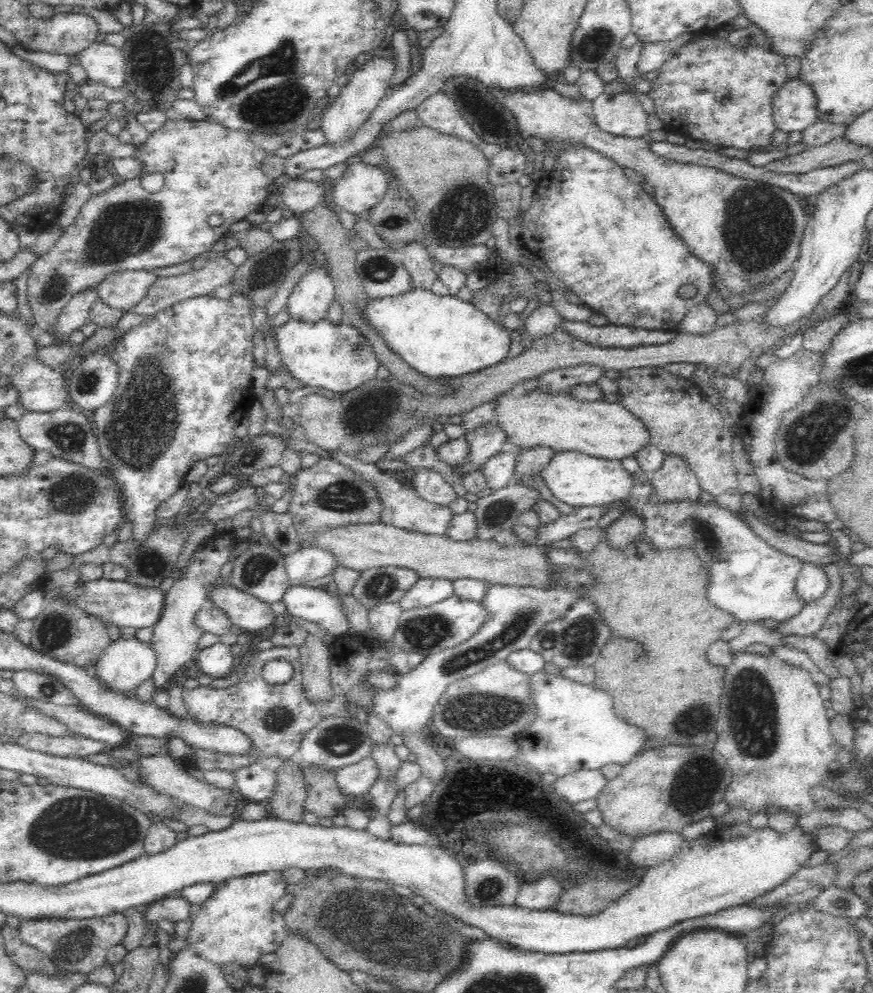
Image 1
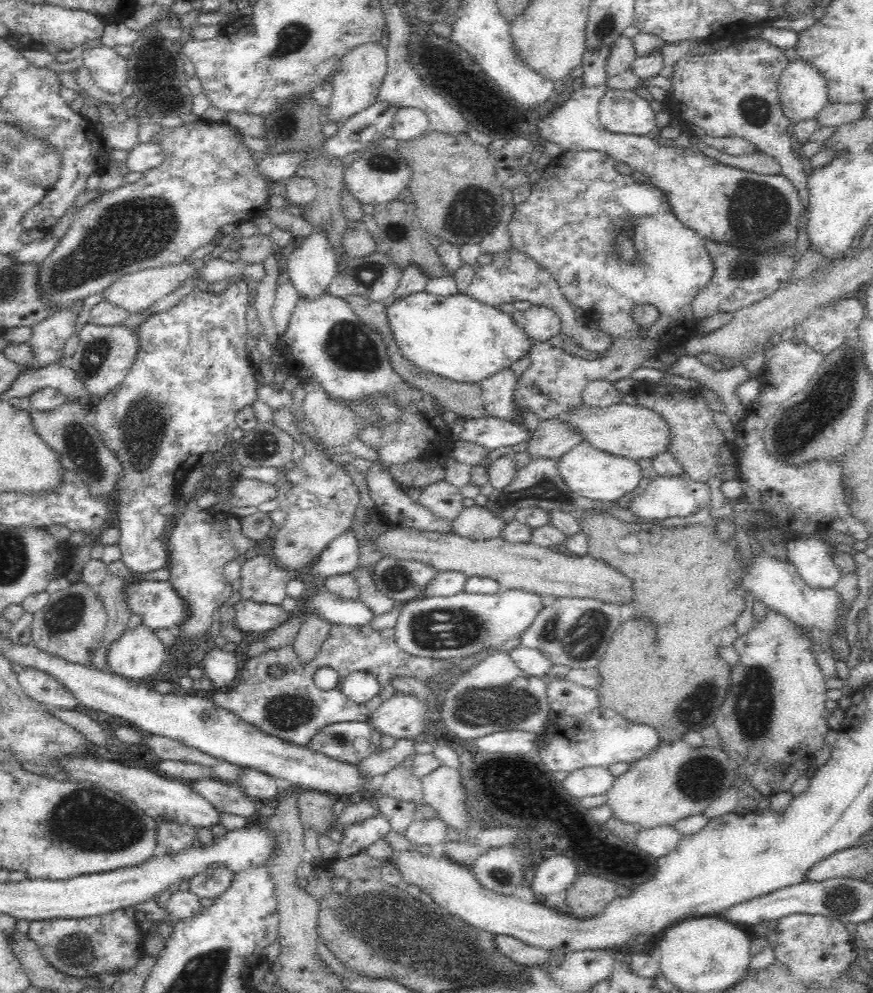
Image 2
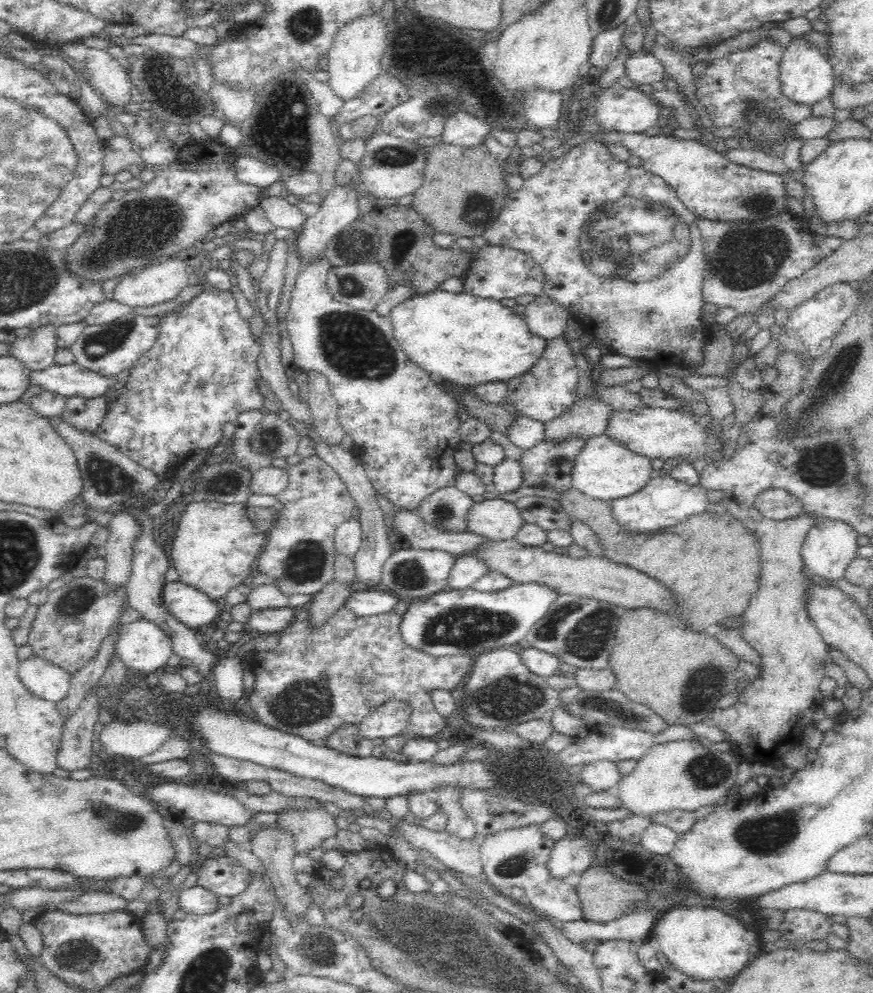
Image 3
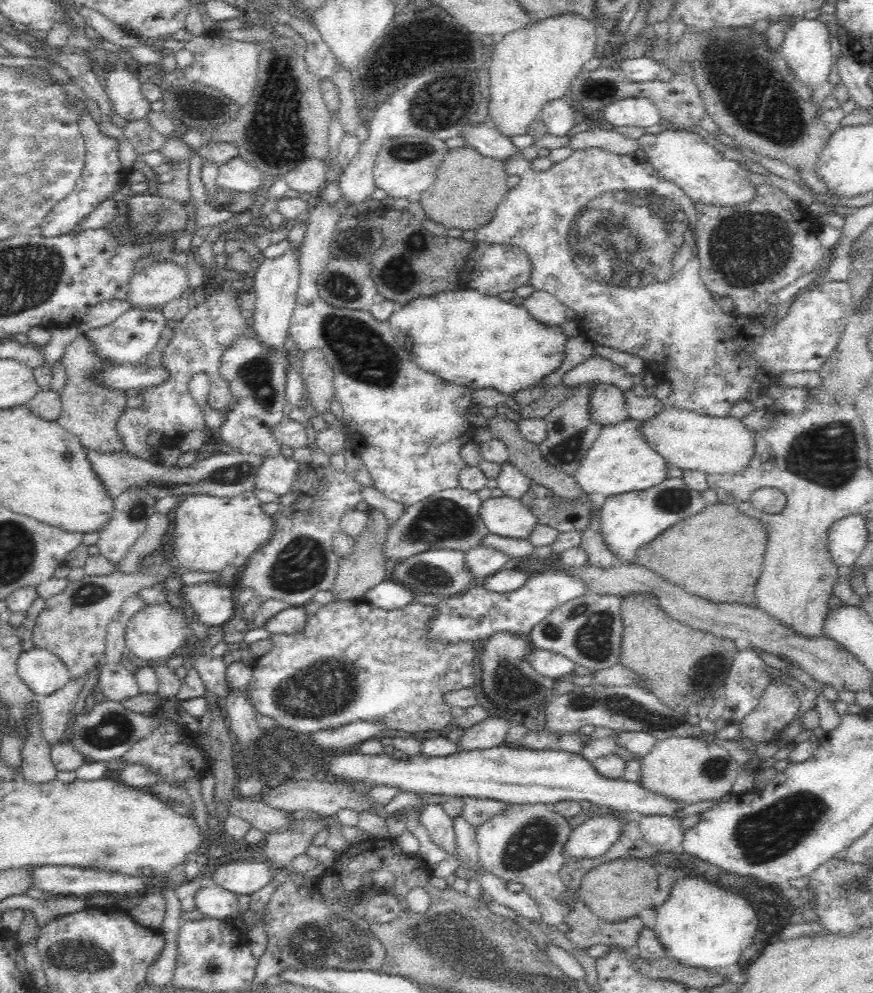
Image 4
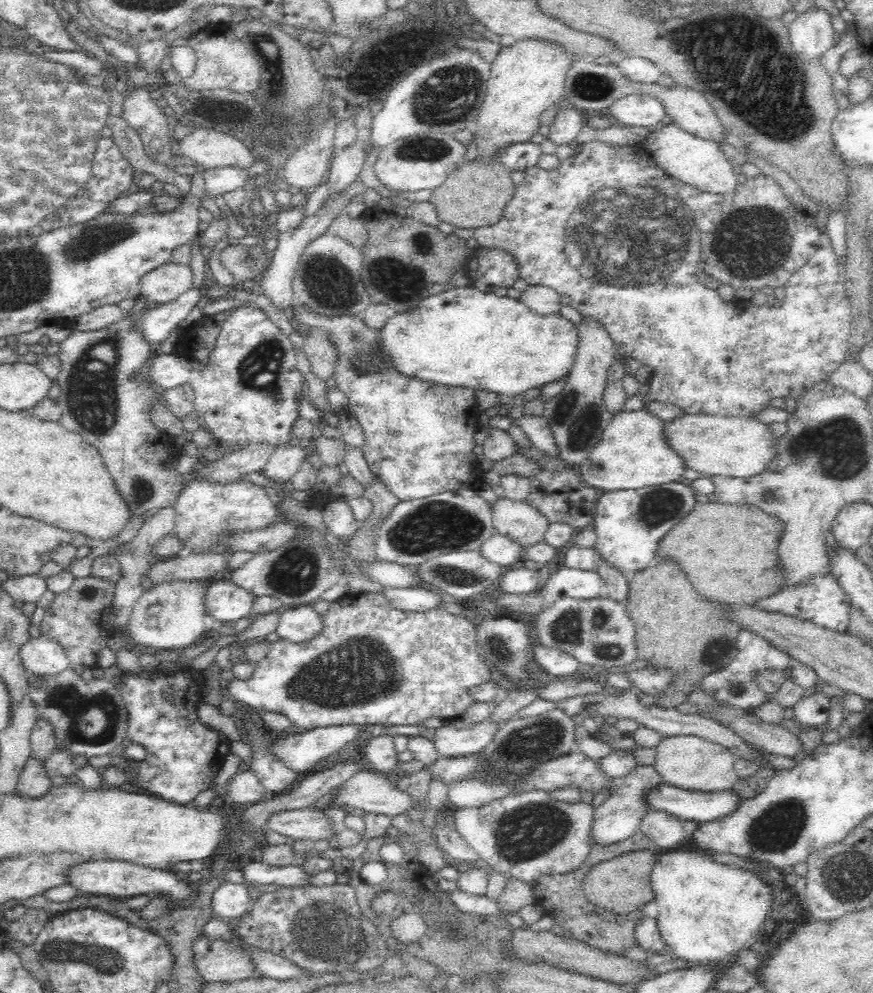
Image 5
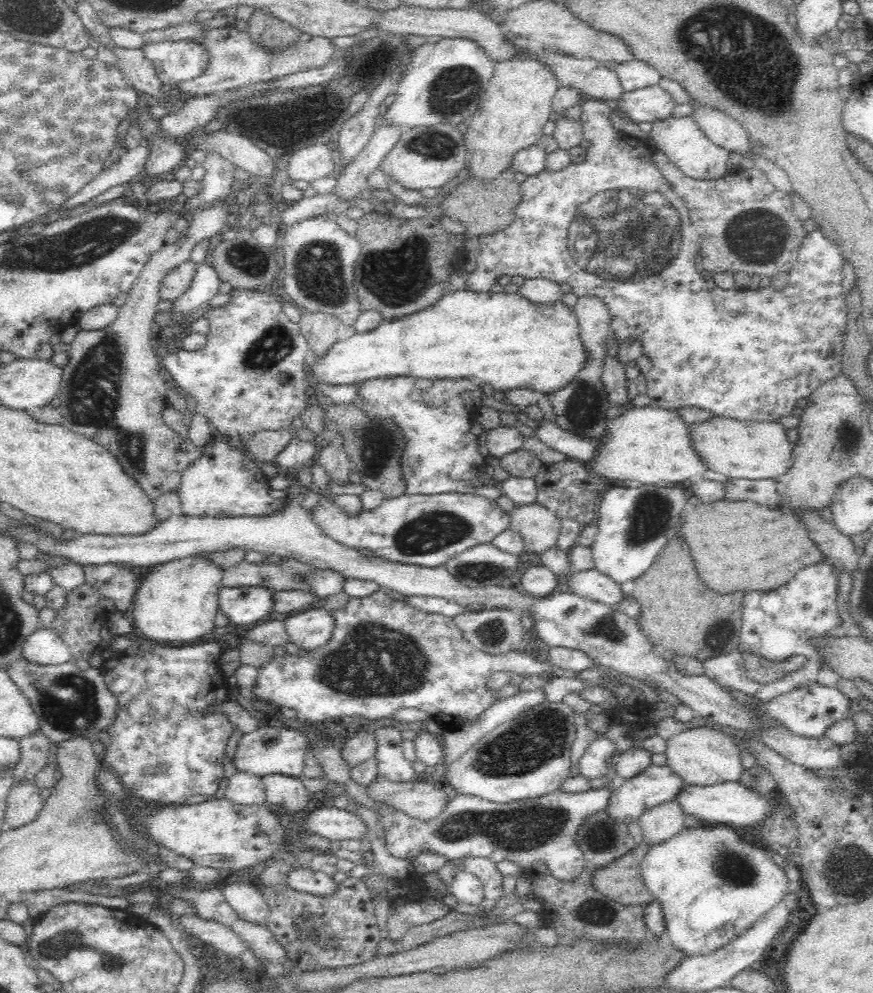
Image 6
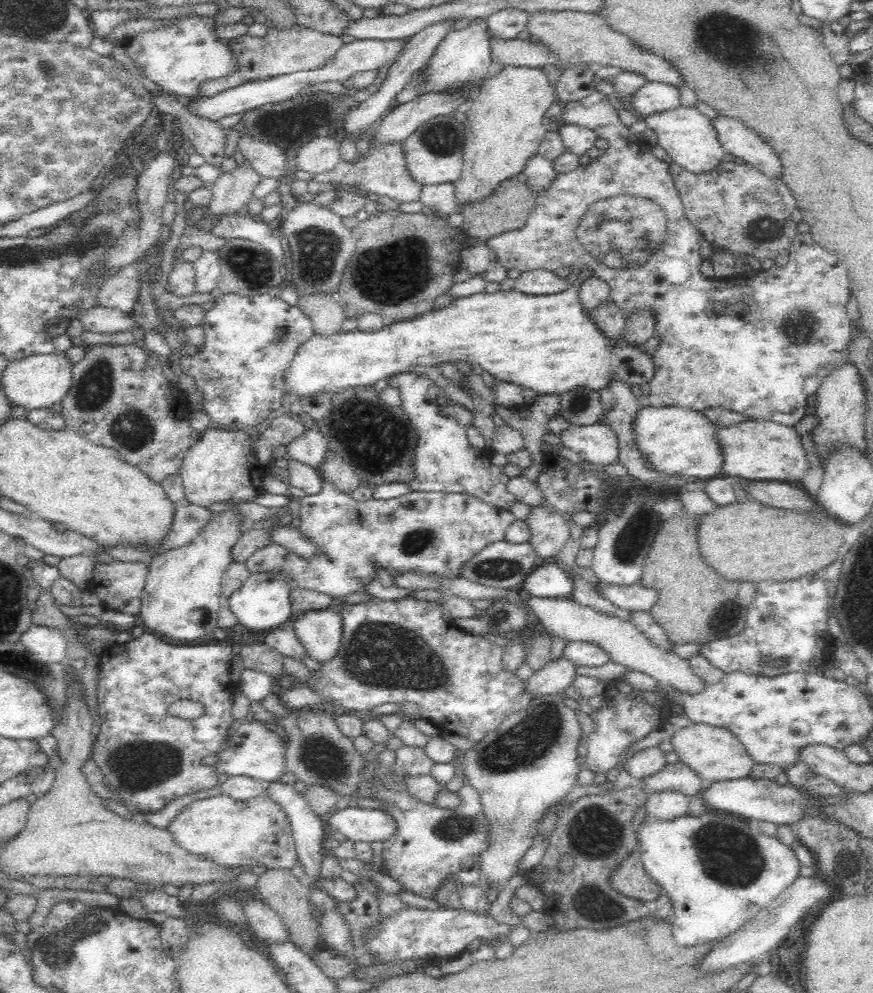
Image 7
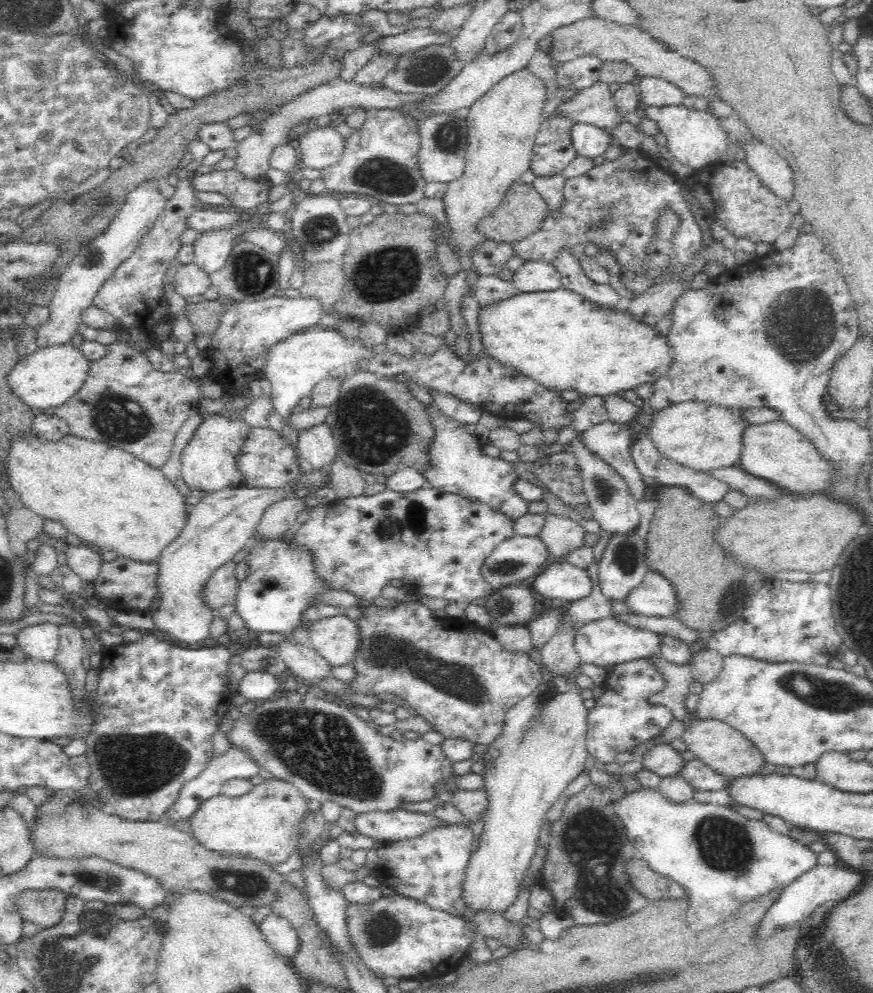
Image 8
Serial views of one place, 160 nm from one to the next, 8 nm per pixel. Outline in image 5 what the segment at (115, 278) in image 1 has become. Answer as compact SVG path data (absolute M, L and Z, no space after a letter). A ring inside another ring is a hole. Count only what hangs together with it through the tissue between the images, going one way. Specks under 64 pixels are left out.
M173 261L144 274L137 286L152 302L164 304L178 298L192 286L192 269Z

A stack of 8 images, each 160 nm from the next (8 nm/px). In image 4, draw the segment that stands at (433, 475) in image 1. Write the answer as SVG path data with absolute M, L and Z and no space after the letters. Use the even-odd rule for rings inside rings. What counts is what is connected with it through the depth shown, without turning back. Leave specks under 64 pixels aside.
M460 487L436 492L436 494L424 500L405 506L397 516L397 519L389 525L384 542L386 558L400 564L404 563L404 560L420 555L421 552L428 551L429 549L457 549L466 553L484 545L491 533L486 523L484 523L483 516L480 514L480 506L482 506L482 500L476 495L476 492Z

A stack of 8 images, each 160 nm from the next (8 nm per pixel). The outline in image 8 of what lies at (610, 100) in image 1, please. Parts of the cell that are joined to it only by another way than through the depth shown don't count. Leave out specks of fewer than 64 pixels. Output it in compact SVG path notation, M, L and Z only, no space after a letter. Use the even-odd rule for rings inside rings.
M658 76L637 78L642 102L647 106L678 106L685 95L672 82Z

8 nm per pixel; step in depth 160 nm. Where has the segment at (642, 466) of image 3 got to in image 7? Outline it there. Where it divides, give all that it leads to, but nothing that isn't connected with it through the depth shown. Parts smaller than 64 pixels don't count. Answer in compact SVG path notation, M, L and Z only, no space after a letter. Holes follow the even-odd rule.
M680 405L675 407L645 406L638 410L634 427L636 427L636 437L638 437L638 447L650 459L650 465L656 467L658 471L710 478L723 475L724 447L718 439L718 430L722 426L710 421L710 417L704 411L684 408Z

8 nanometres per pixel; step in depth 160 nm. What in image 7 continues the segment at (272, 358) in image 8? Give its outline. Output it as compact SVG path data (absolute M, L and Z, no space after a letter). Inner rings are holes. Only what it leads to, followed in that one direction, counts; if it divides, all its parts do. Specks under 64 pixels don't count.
M576 284L562 292L533 295L514 289L492 294L482 292L454 300L450 305L424 313L414 320L396 322L384 326L380 332L362 332L357 328L350 332L334 332L330 336L314 334L293 352L291 361L281 374L285 394L310 396L315 392L331 394L356 385L376 384L391 374L404 373L412 366L440 366L453 362L479 365L496 379L520 384L537 394L562 394L574 390L600 392L612 382L628 386L646 384L654 378L654 359L642 345L631 344L627 338L610 338L596 324L584 303L576 294Z

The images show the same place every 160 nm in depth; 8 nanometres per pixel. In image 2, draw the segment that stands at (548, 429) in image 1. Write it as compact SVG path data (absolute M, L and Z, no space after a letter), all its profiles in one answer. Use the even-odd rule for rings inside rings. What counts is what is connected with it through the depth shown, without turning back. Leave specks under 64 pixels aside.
M620 403L604 408L581 405L574 410L568 410L566 415L564 419L576 425L578 431L584 433L584 440L590 441L597 449L637 461L642 458L653 459L662 452L668 452L672 440L676 437L662 413L642 405Z

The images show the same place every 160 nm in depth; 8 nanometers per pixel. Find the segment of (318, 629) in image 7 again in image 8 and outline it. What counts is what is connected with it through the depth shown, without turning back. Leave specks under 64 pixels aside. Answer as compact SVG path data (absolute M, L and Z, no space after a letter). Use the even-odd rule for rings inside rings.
M346 614L319 619L308 628L307 644L316 649L332 667L351 665L352 660L356 658L356 652L360 650L360 644L362 644L360 625L356 618L346 616Z

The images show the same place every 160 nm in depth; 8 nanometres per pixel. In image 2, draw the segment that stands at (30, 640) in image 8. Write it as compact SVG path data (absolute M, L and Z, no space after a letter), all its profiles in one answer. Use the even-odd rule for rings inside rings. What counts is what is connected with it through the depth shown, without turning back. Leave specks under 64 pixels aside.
M28 665L18 674L19 684L29 697L51 708L72 709L78 700L56 676Z

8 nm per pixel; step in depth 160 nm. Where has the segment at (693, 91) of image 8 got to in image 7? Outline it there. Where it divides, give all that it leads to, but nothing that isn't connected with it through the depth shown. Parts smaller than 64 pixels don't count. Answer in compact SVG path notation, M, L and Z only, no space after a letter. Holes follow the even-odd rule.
M570 10L537 11L530 14L526 30L539 38L552 55L564 64L590 63L597 66L614 66L625 72L634 72L649 82L662 82L678 89L686 86L683 74L664 56L659 56L637 45L628 35L614 29L604 16Z

